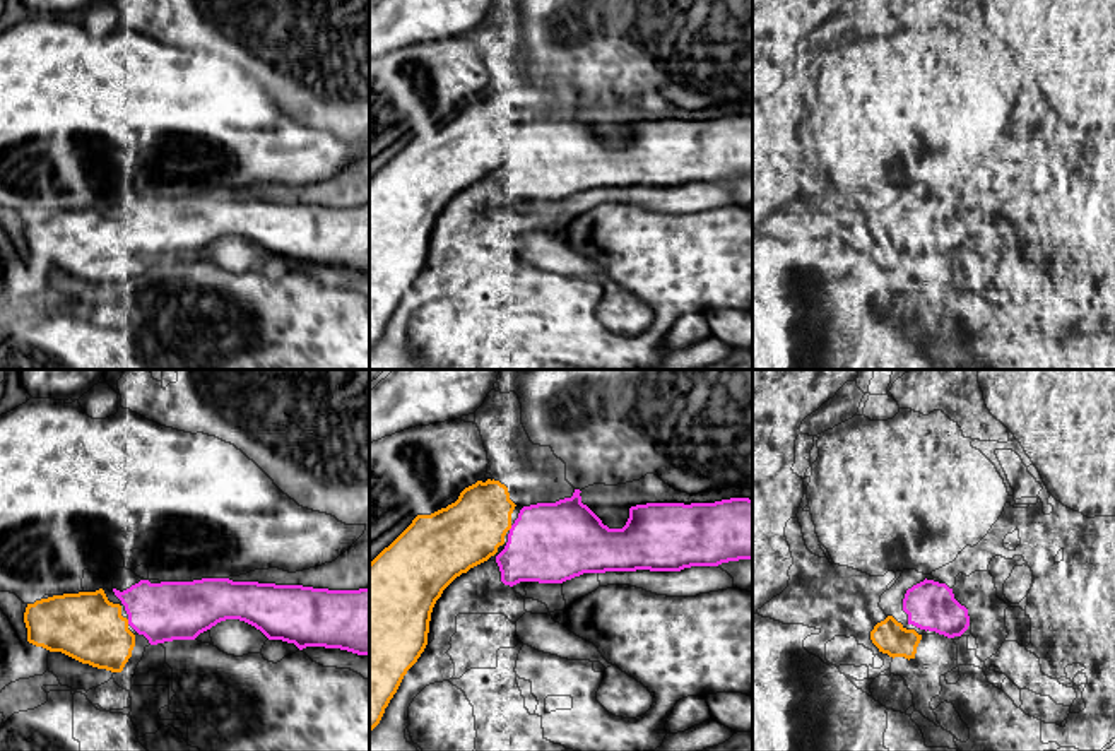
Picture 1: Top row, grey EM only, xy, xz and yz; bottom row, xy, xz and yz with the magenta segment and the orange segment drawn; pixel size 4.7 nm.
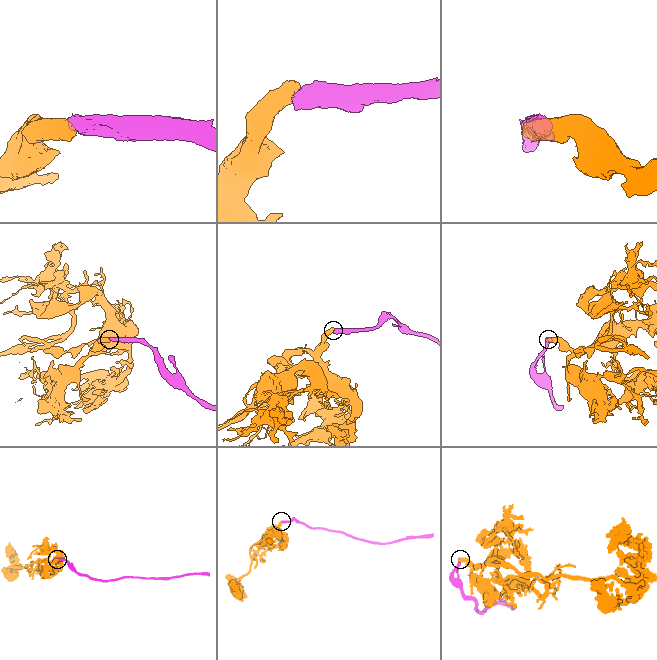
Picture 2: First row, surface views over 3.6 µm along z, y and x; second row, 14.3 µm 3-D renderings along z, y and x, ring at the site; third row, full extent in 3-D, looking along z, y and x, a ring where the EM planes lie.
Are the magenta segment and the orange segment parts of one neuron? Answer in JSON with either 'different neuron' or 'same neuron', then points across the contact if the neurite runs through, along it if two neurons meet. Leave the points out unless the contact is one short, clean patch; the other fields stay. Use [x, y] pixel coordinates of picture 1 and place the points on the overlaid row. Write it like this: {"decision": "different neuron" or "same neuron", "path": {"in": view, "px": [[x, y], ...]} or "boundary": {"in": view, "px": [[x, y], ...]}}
{"decision": "same neuron"}

